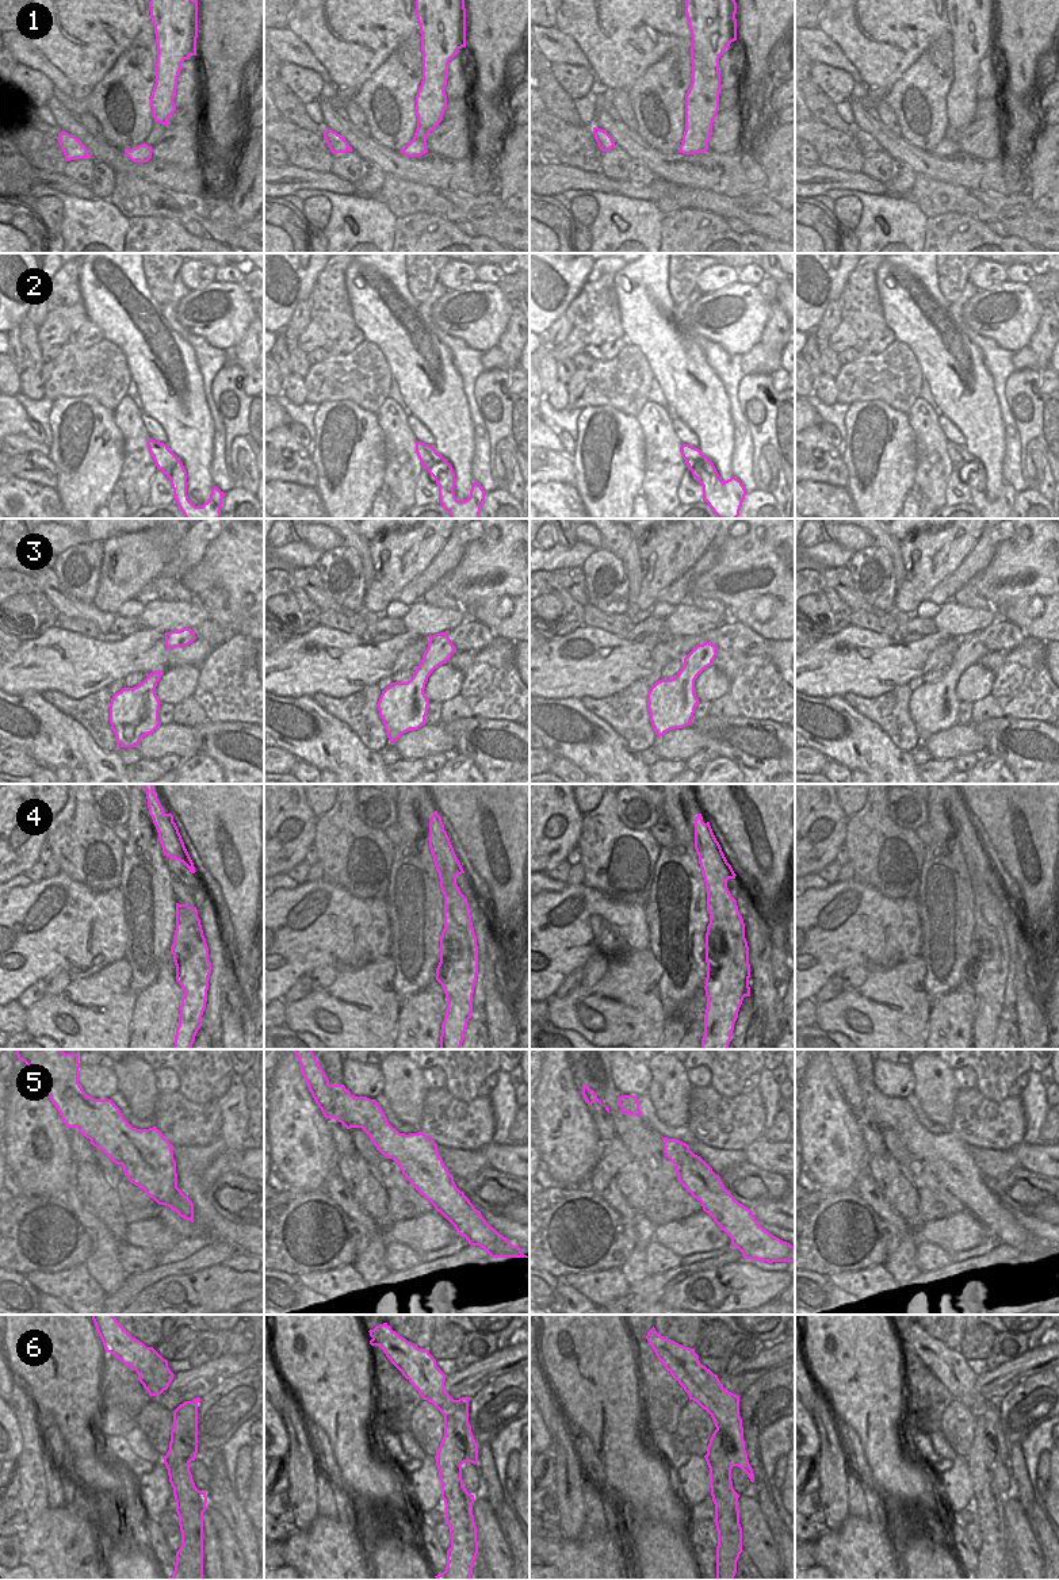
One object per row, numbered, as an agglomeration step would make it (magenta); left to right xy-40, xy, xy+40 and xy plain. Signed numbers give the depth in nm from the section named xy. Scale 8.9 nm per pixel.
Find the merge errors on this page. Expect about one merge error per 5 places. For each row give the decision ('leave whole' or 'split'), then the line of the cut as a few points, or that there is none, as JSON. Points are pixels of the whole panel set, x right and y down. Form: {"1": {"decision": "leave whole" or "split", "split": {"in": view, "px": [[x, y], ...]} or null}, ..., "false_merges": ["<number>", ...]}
{"1": {"decision": "leave whole", "split": null}, "2": {"decision": "leave whole", "split": null}, "3": {"decision": "leave whole", "split": null}, "4": {"decision": "leave whole", "split": null}, "5": {"decision": "leave whole", "split": null}, "6": {"decision": "split", "split": {"in": "xy", "px": [[444, 1415], [455, 1420], [455, 1429], [462, 1435], [465, 1461]]}}, "false_merges": ["6"]}

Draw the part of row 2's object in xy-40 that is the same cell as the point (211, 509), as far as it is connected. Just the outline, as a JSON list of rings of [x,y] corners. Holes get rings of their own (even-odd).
[[[149,437],[149,452],[157,466],[171,481],[175,502],[186,519],[221,519],[221,508],[225,493],[217,486],[211,489],[207,502],[195,506],[187,496],[187,471],[180,459],[168,448],[167,444]]]

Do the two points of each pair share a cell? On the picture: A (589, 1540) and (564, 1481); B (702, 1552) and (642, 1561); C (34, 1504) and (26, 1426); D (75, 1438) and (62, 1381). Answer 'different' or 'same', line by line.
A: different
B: different
C: same
D: same

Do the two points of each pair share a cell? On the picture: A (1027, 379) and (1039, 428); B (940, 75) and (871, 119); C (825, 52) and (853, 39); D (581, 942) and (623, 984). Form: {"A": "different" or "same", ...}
{"A": "same", "B": "different", "C": "different", "D": "different"}

